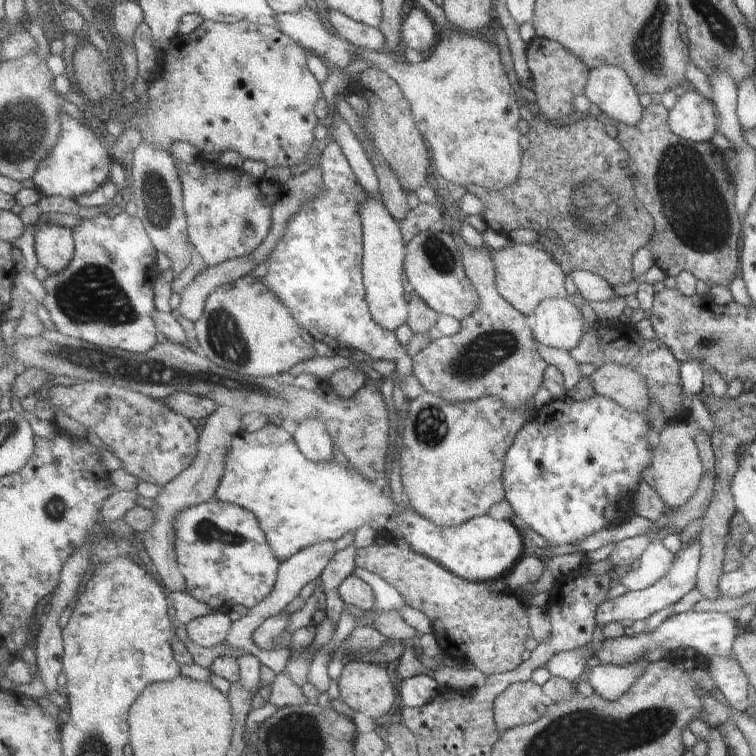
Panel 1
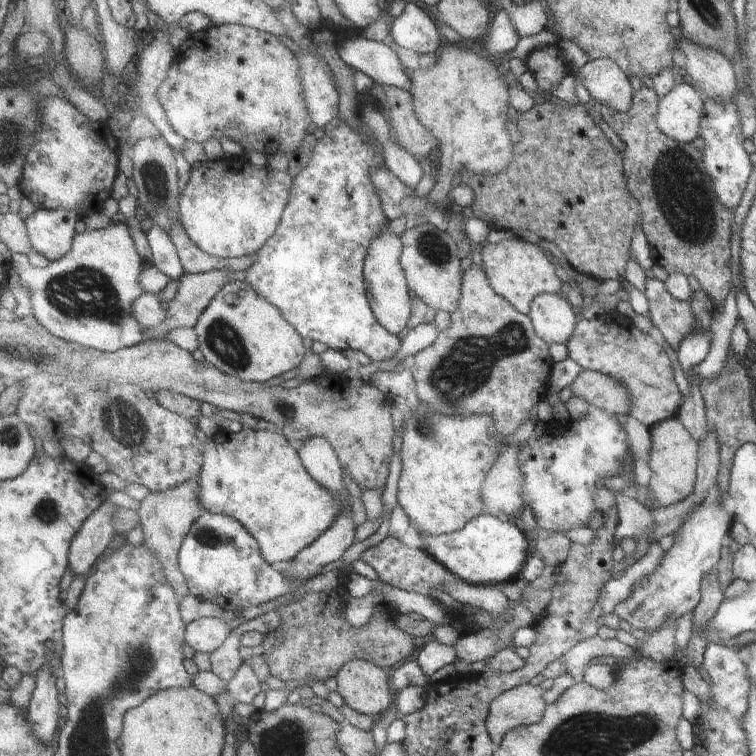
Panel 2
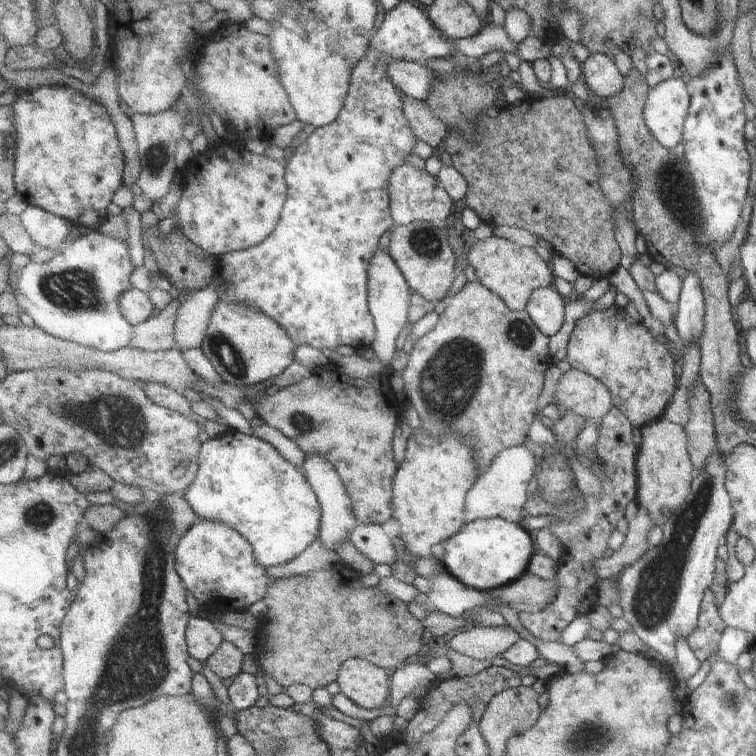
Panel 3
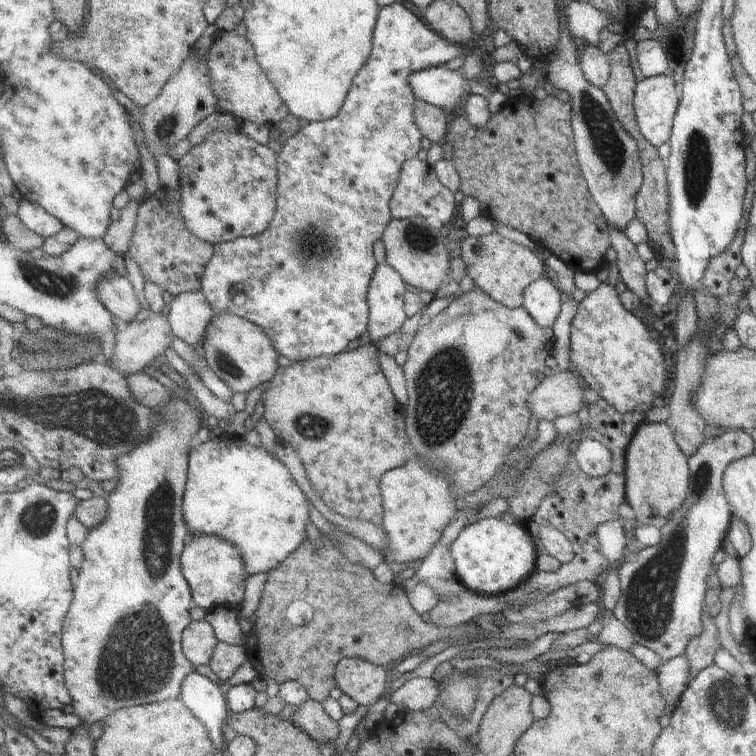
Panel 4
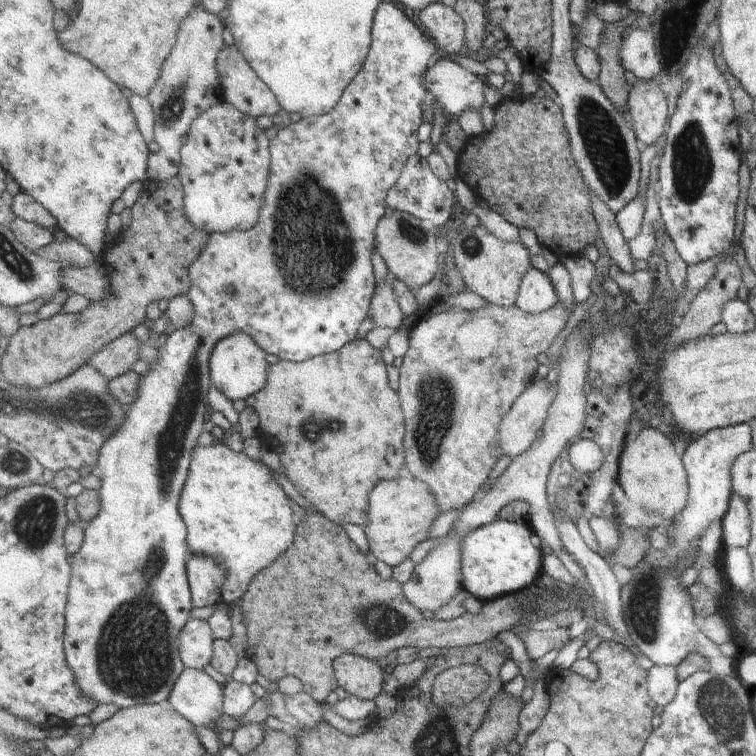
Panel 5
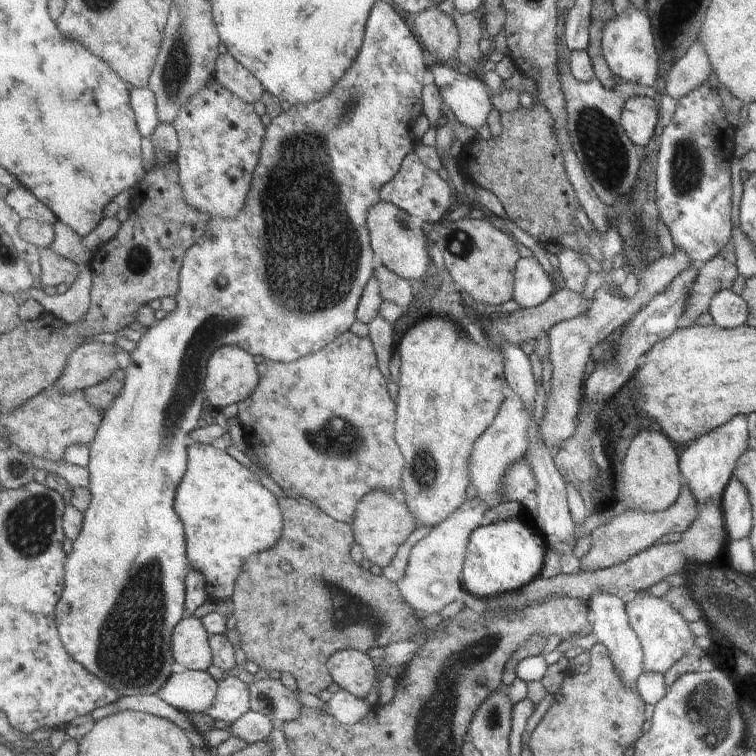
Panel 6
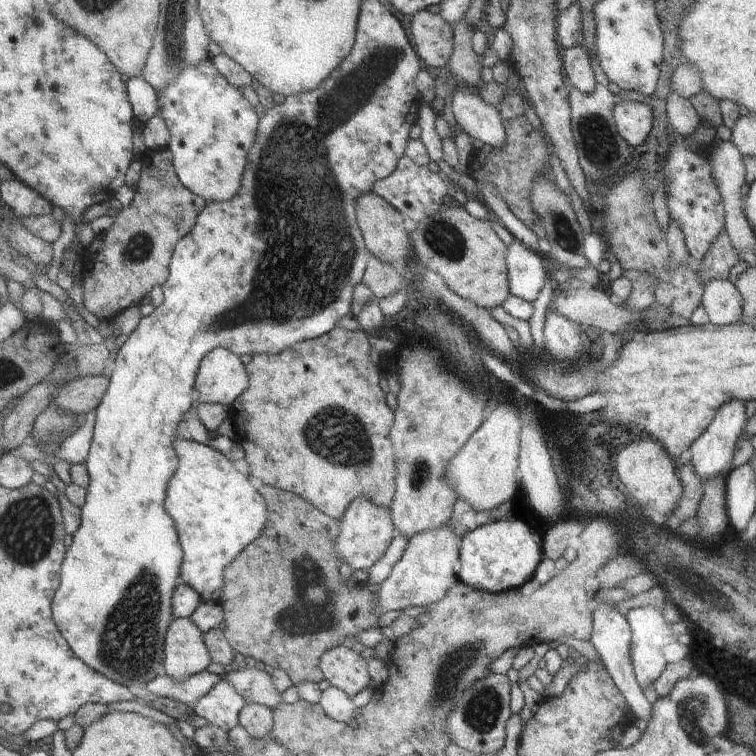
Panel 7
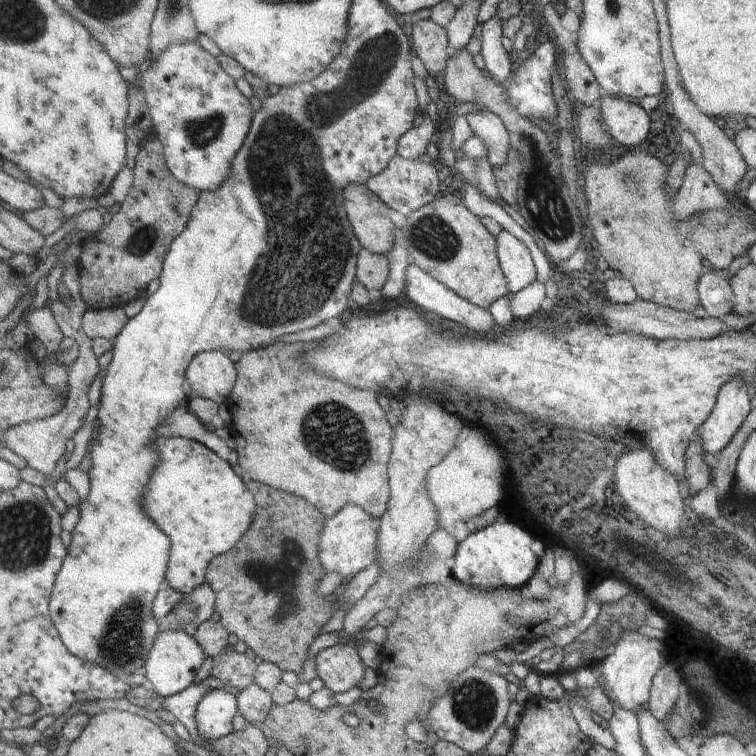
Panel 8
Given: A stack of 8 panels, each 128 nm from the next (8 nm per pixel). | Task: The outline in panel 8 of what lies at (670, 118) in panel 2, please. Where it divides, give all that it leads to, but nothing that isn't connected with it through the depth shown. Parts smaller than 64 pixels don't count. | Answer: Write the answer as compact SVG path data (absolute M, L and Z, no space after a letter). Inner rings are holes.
M607 94L600 101L600 111L614 136L623 149L641 144L649 134L648 113L635 100Z

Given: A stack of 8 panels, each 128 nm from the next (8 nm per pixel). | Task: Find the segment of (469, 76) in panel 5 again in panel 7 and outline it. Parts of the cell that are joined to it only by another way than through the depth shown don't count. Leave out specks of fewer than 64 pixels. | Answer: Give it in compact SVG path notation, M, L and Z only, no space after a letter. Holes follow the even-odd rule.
M458 84L455 89L452 111L457 126L493 150L505 148L507 130L499 109L481 100L469 86Z

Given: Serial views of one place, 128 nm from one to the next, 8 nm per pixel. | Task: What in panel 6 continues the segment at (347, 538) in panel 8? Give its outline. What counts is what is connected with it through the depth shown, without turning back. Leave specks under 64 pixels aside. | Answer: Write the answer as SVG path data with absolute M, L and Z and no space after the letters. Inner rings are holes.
M383 490L365 495L364 499L356 504L352 525L356 543L363 552L364 560L379 568L385 568L391 564L398 549L418 528L413 512L409 512L409 508L403 504L401 497L391 496L389 492L383 492Z

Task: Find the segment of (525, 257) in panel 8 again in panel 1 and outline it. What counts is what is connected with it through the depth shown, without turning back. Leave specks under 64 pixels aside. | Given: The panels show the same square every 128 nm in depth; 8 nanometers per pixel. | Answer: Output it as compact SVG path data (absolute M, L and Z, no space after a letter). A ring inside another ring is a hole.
M565 298L542 300L540 306L537 307L534 313L535 318L537 318L533 329L536 340L550 347L566 351L573 350L573 348L579 346L583 332L590 327L589 324L586 323L583 314L581 314L579 307L577 308L573 302L569 302L569 300Z

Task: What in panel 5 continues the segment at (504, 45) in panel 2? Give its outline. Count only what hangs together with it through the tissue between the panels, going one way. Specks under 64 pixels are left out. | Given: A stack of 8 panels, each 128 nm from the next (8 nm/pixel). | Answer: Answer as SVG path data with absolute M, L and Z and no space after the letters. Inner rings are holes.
M382 1L380 4L372 35L373 42L368 59L361 72L345 89L340 103L331 112L321 117L302 118L298 123L279 130L277 136L270 142L272 171L269 177L266 203L261 209L258 223L248 231L210 234L208 245L190 268L192 287L187 295L190 296L196 308L194 321L187 325L187 328L176 329L166 336L166 343L159 348L158 362L149 364L148 373L142 376L138 401L127 406L128 413L122 427L100 450L98 465L101 467L101 478L103 479L99 491L102 507L101 512L92 521L86 523L84 530L86 535L81 550L72 558L73 574L68 596L69 608L66 608L67 614L65 614L67 630L64 634L66 659L75 673L76 683L86 697L91 697L98 704L115 705L117 710L137 704L167 704L173 687L177 684L181 673L187 668L180 655L179 635L191 620L191 608L194 607L192 588L188 579L188 560L192 557L193 552L188 543L188 524L180 513L180 498L188 480L192 452L199 444L203 426L205 426L210 412L209 388L212 384L210 358L216 344L237 331L243 331L250 334L267 354L274 354L279 357L279 360L299 362L317 355L326 355L341 350L346 344L355 341L361 324L367 320L372 298L376 294L376 286L379 283L375 282L375 272L373 272L373 262L371 262L371 254L373 254L373 250L377 250L376 246L378 245L377 227L388 211L386 200L388 192L400 179L404 164L419 150L417 134L419 134L421 124L424 123L423 106L430 99L429 92L424 85L424 76L433 62L442 56L432 38L427 38L413 24L413 20L403 14L393 3Z

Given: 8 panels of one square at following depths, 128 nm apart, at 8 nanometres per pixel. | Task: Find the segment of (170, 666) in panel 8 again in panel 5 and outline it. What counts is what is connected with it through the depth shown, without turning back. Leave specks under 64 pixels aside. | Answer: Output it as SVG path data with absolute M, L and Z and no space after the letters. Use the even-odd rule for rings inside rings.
M192 619L180 632L180 655L186 667L204 669L214 658L216 635L209 621Z

